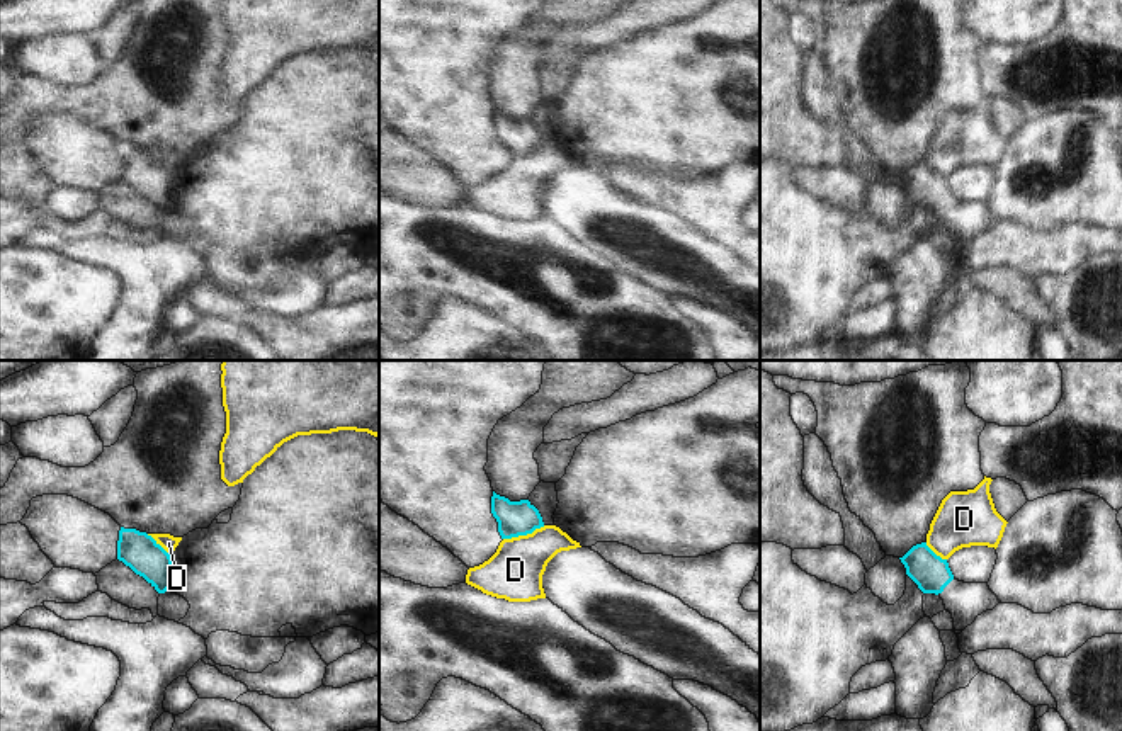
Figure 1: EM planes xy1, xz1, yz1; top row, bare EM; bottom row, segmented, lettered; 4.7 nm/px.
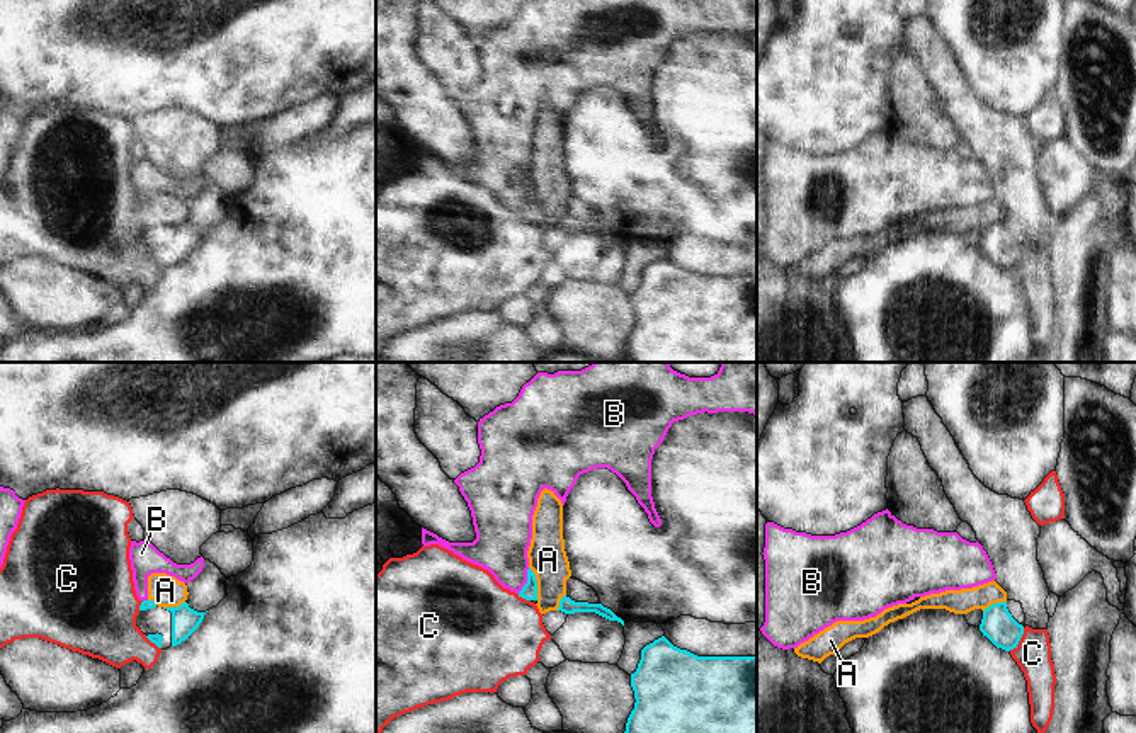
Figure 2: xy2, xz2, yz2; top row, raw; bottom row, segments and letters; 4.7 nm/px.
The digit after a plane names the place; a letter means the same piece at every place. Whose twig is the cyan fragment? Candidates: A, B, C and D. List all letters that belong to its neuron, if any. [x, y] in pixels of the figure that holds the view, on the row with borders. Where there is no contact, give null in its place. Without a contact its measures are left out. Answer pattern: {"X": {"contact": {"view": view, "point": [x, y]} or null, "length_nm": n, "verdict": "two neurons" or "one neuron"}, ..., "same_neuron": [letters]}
{"A": {"contact": {"view": "xz2", "point": [536, 584]}, "length_nm": 170, "verdict": "two neurons"}, "B": {"contact": {"view": "xz2", "point": [528, 580]}, "length_nm": 130, "verdict": "two neurons"}, "C": {"contact": {"view": "yz2", "point": [1019, 640]}, "length_nm": 130, "verdict": "two neurons"}, "D": {"contact": {"view": "xz1", "point": [524, 534]}, "length_nm": 220, "verdict": "two neurons"}, "same_neuron": []}

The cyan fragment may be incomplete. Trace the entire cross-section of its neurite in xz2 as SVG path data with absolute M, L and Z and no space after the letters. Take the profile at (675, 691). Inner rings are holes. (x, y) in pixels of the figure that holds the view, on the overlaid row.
M662 636L641 650L631 687L636 702L624 733L757 733L757 656L697 656Z

